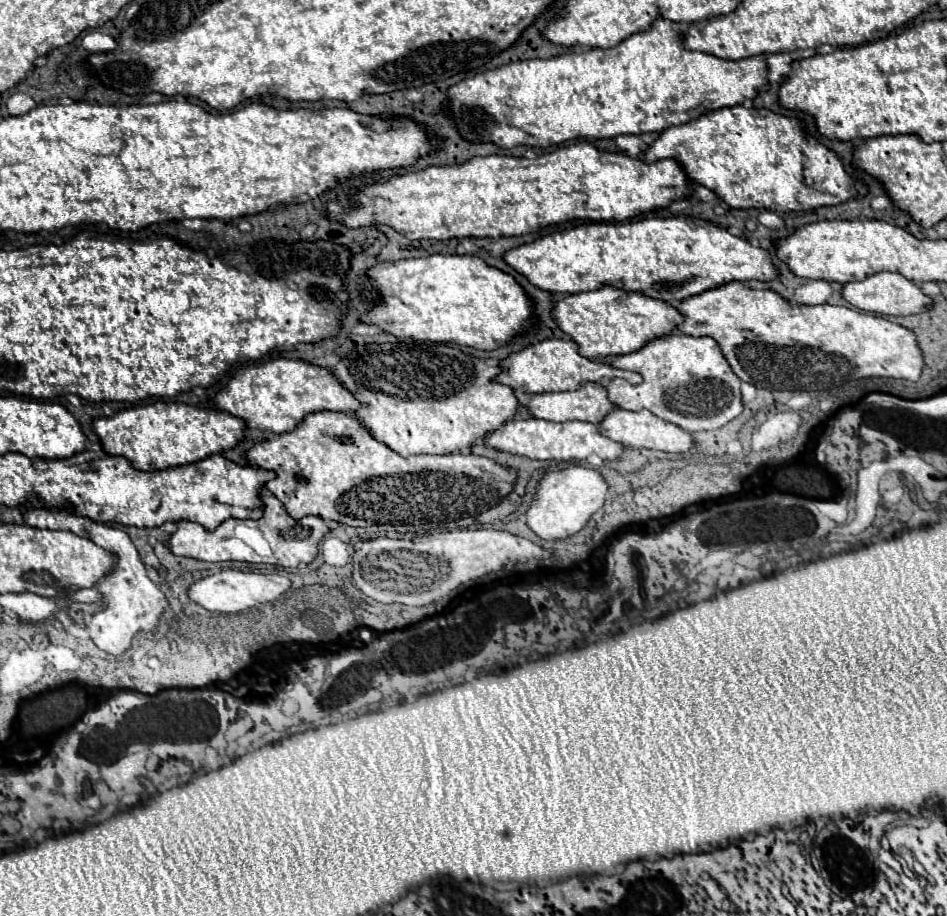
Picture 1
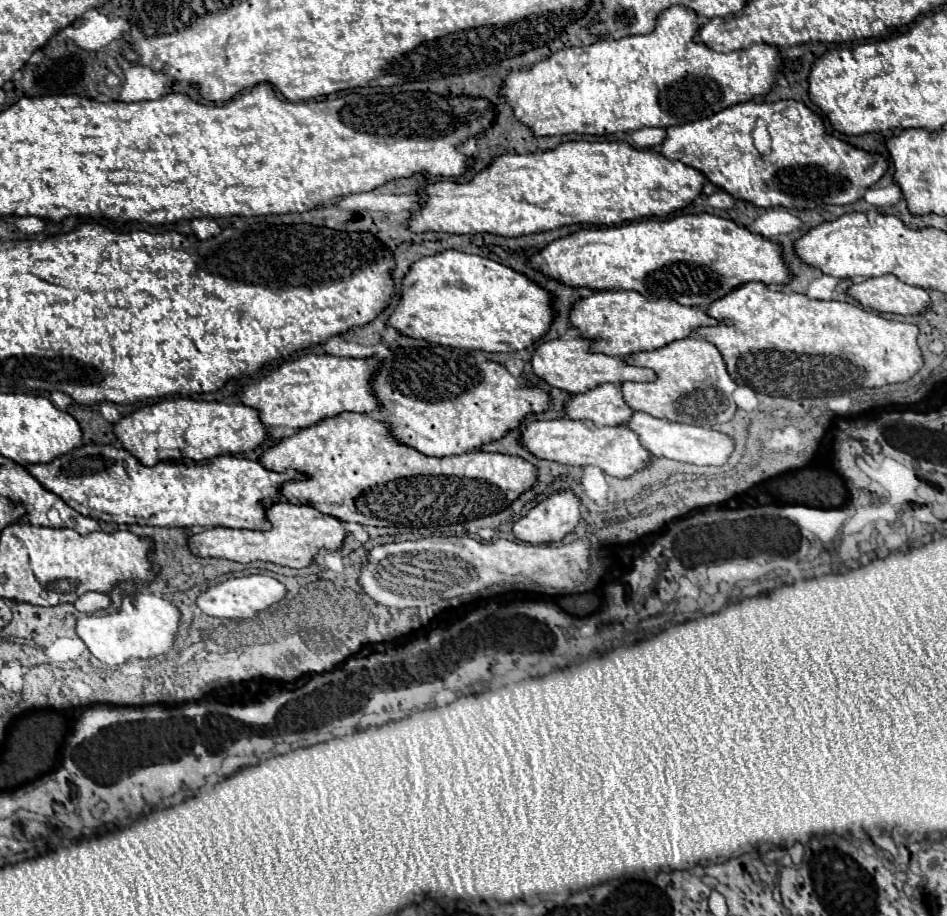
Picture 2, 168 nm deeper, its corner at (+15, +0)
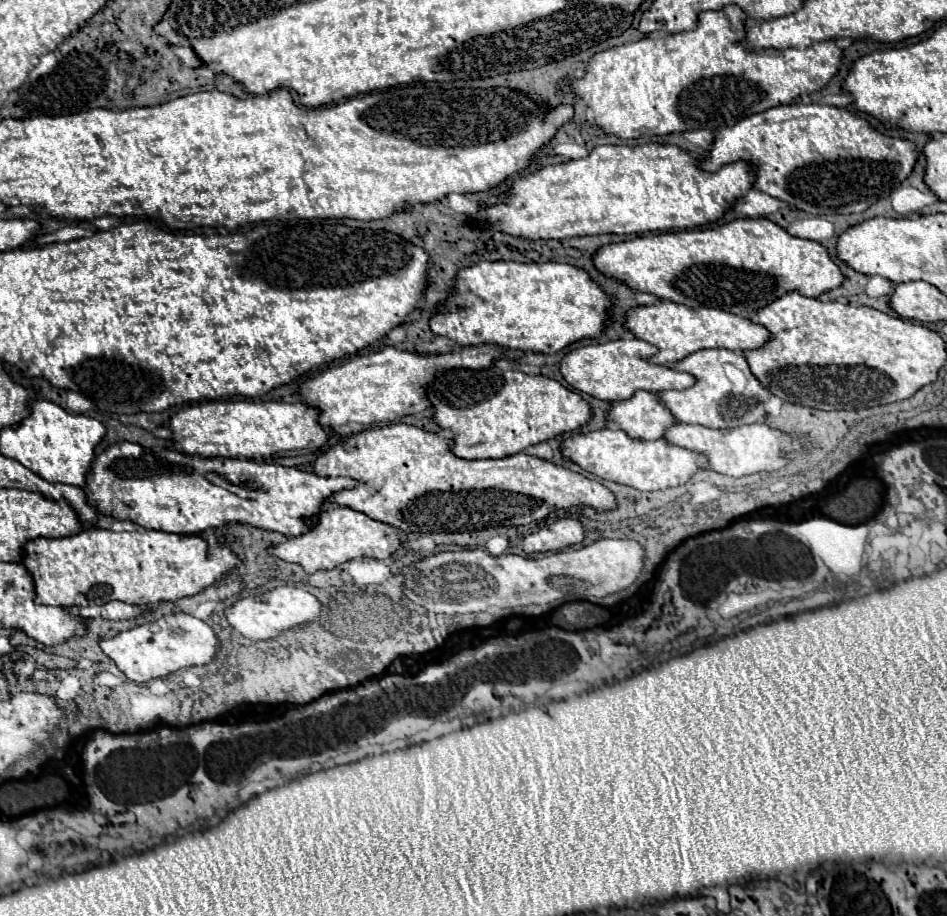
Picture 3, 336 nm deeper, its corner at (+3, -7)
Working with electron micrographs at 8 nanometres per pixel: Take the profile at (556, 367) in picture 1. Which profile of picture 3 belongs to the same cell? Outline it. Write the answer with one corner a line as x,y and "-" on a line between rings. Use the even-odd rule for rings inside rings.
618,339
608,343
594,343
594,345
568,351
560,361
560,373
566,379
566,383
572,385
576,391
602,399
602,401
610,401
610,403
628,399
638,389
658,393
664,389
686,389
694,385
696,379
688,373
678,373
674,369
648,363
646,359
654,353
656,353
656,347
640,339
630,339
630,341

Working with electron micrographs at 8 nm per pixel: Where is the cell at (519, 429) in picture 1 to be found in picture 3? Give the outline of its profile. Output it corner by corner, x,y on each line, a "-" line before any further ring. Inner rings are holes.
604,427
600,431
576,433
572,437
566,437
560,443
560,453
562,457
570,459
572,463
580,465
584,471
600,479
616,481
634,487
638,491
656,491
656,489
684,485
698,469
706,465
704,455
668,445
664,439
656,439
656,441
630,439
624,431
614,427

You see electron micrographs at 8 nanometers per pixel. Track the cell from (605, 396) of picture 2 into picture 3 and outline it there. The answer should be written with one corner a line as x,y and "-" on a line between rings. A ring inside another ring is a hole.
636,391
630,399
614,401
606,411
606,421
618,425
628,437
634,437
634,439
660,439
664,435
664,429
676,423
674,417
668,413
668,409
660,403
658,395
648,391

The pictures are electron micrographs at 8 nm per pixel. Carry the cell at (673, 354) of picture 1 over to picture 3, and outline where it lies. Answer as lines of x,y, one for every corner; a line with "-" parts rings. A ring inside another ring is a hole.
702,349
684,357
682,361
676,361
672,369
696,377
696,383
684,391
658,393
662,405
674,415
676,421
704,425
710,429
730,429
756,423
766,417
762,405
770,399
770,393
750,373
742,353
730,349

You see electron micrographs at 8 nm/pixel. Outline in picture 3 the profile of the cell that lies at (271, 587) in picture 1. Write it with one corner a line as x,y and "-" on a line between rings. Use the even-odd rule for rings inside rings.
282,585
282,587
274,587
274,589
270,589
266,593
260,593
260,595
238,599
230,607
226,607
224,615
230,623
230,627
236,629
236,633
244,635
246,639
264,641
264,639
278,637
282,631
292,629
294,625
316,619
320,609
322,609
322,605
308,591
298,589
298,587
290,587
290,585

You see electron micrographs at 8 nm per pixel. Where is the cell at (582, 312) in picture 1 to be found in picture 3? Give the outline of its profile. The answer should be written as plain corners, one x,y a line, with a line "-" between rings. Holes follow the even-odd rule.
660,301
656,305
638,305
626,311
624,327
636,337
658,349
648,361
656,365
668,365
684,359
686,355
708,349
708,347
724,347
732,351
758,349
768,341
768,331
762,325
752,323
750,319
742,319
732,313
724,313
722,309
712,307
686,307
672,301

